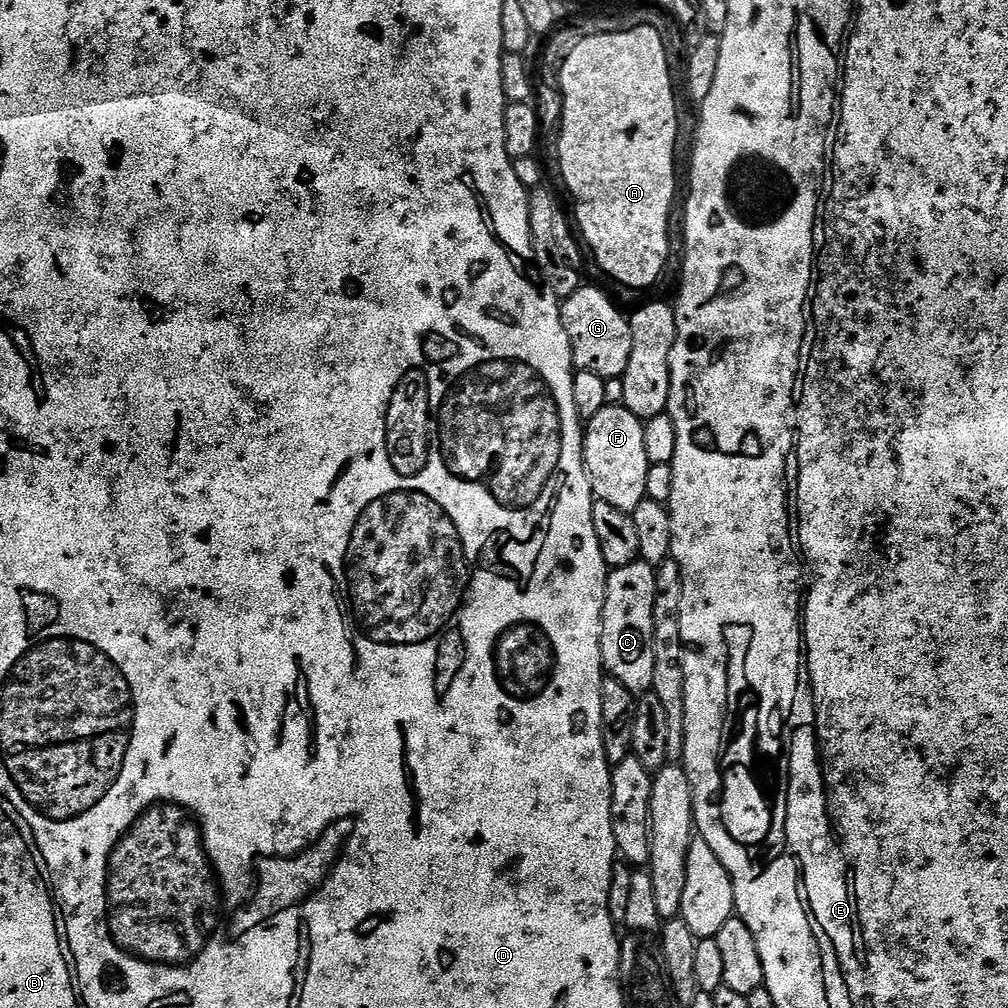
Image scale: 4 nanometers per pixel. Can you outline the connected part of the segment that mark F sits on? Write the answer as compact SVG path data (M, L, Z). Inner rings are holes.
M607 403L598 414L587 421L584 434L584 465L594 485L596 500L605 500L612 506L631 513L648 495L646 478L648 459L648 433L641 417L633 414L623 403Z

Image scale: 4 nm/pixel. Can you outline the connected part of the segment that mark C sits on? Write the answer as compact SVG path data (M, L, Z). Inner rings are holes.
M637 558L608 573L608 593L604 603L604 625L600 627L600 645L604 667L611 679L620 680L633 694L643 694L652 687L654 678L654 602L656 601L656 568Z

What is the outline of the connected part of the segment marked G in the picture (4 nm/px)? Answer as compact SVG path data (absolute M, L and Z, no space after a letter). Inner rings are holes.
M581 286L577 292L563 297L560 313L566 326L566 334L572 343L572 359L577 369L596 372L599 376L623 377L632 353L632 326L627 315L620 313L620 308L600 288Z

